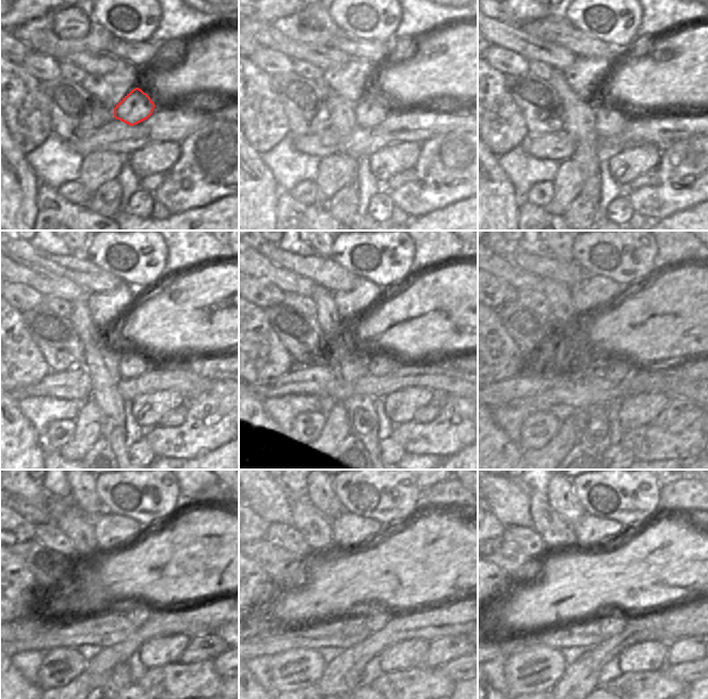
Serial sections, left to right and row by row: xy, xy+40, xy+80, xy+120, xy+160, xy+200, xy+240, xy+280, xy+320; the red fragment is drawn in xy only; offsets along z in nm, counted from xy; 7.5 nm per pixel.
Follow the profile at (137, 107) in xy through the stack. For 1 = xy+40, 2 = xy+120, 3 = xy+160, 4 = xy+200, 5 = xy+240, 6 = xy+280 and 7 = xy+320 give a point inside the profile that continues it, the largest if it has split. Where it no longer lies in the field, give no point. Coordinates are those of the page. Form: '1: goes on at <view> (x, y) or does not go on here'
1: goes on at xy+40 (370, 111)
2: goes on at xy+120 (131, 364)
3: goes on at xy+160 (380, 364)
4: goes on at xy+200 (616, 370)
5: goes on at xy+240 (138, 614)
6: goes on at xy+280 (375, 619)
7: goes on at xy+320 (610, 623)

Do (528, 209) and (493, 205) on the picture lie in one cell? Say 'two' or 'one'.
two

